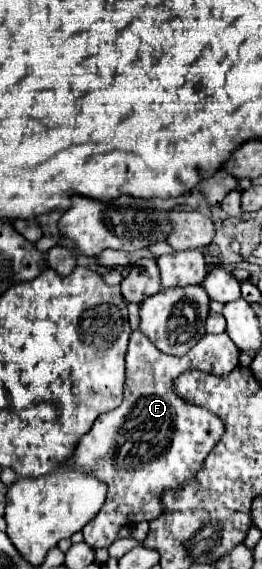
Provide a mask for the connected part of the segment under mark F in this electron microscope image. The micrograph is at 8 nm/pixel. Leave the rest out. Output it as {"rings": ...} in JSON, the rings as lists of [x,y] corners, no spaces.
{"rings":[[[133,331],[125,357],[125,397],[123,403],[97,417],[93,429],[77,443],[69,465],[89,469],[107,485],[107,501],[99,515],[83,527],[85,543],[93,549],[107,549],[123,527],[151,521],[161,515],[161,495],[165,489],[177,489],[193,477],[205,457],[221,439],[225,425],[203,407],[181,401],[173,393],[173,381],[187,369],[199,369],[213,375],[227,375],[239,363],[239,349],[227,333],[205,335],[189,353],[173,357],[161,353],[141,333]]]}

